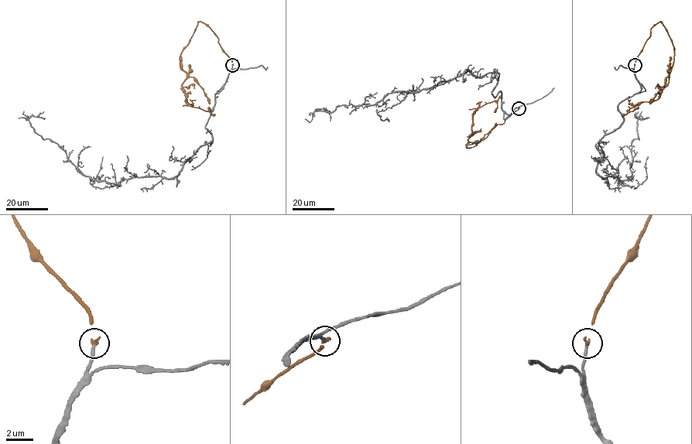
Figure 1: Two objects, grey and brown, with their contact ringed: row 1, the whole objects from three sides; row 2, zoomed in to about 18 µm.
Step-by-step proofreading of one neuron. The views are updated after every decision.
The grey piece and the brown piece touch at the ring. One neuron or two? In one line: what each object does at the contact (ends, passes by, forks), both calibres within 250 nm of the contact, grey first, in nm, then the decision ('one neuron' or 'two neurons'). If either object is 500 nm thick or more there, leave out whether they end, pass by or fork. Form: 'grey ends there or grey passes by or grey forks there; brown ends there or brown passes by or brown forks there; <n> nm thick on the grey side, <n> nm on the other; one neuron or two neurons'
grey ends there; brown ends there; 220 nm thick on the grey side, 180 nm on the other; one neuron

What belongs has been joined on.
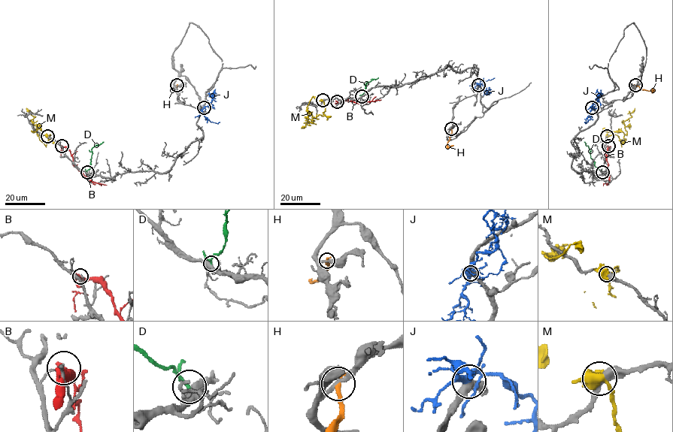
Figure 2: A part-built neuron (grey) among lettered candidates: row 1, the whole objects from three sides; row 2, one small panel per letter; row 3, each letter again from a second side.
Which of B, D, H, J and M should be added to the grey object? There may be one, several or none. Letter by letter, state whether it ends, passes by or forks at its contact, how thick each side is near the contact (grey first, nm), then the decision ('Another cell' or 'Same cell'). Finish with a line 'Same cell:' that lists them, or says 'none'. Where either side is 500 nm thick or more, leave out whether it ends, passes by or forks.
B: It passes by. Thickness 110 nm (grey) against 320 nm. Another cell
D: It passes by. Thickness 420 nm (grey) against 150 nm. Same cell
H: It ends there. Thickness 240 nm (grey) against 300 nm. Another cell
J: It forks there. Thickness 480 nm (grey) against 280 nm. Another cell
M: Thickness 440 nm (grey) against 600 nm. Another cell
Same cell: D

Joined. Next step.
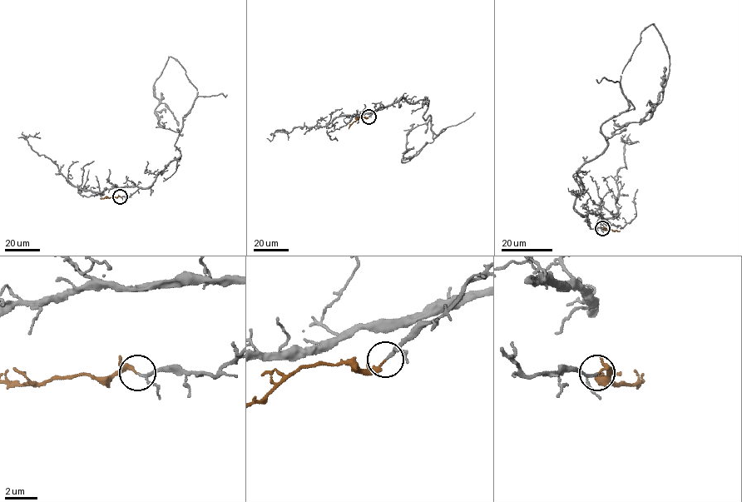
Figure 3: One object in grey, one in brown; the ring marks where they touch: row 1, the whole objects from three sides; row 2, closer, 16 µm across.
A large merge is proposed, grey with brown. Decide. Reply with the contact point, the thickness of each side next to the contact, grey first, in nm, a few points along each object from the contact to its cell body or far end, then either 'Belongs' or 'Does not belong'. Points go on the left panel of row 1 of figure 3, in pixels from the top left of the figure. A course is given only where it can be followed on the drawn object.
Place: (120, 196). Thickness 130 nm (grey) against 190 nm. Course of grey: (120, 196), (148, 188), (180, 156), (180, 135), (159, 124), (155, 111), (154, 82), (170, 57), (197, 91). Course of brown: (120, 196), (100, 198). Belongs

